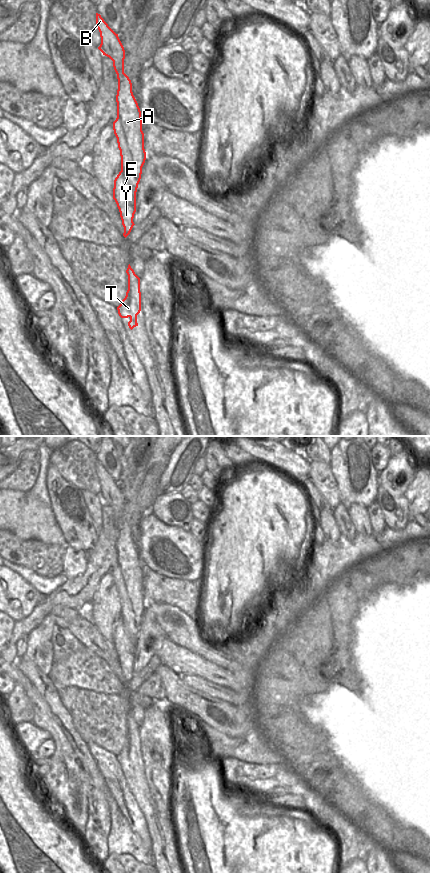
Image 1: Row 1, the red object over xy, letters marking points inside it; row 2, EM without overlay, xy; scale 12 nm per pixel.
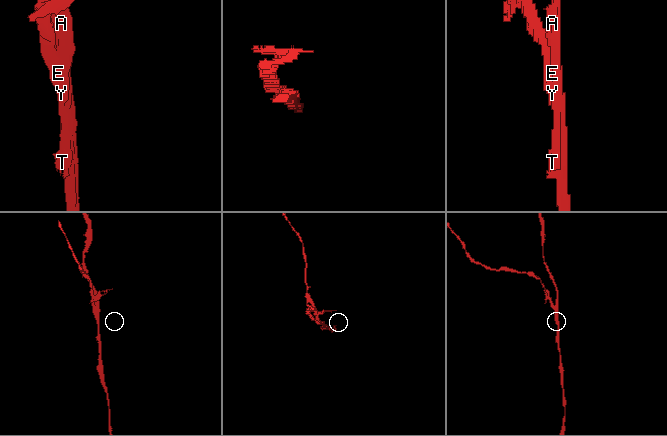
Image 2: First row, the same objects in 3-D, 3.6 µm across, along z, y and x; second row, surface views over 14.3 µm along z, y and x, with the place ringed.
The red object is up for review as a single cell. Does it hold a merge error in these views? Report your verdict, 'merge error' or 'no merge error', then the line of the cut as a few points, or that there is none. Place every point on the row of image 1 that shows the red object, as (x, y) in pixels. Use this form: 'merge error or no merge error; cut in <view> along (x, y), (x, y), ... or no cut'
merge error; cut in xy along (121, 169), (133, 197), (128, 198), (119, 210)

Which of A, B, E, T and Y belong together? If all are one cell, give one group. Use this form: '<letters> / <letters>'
A B T Y / E

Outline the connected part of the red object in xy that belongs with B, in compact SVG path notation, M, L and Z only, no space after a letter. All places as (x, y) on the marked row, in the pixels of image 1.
M96 13L96 25L101 37L98 49L113 61L113 67L117 74L117 118L113 122L113 130L120 150L121 170L128 186L134 192L134 198L127 199L124 208L119 210L124 227L123 236L126 238L135 225L133 218L136 212L136 192L146 160L142 118L132 92L131 80L124 73L125 50L118 34L98 13Z

